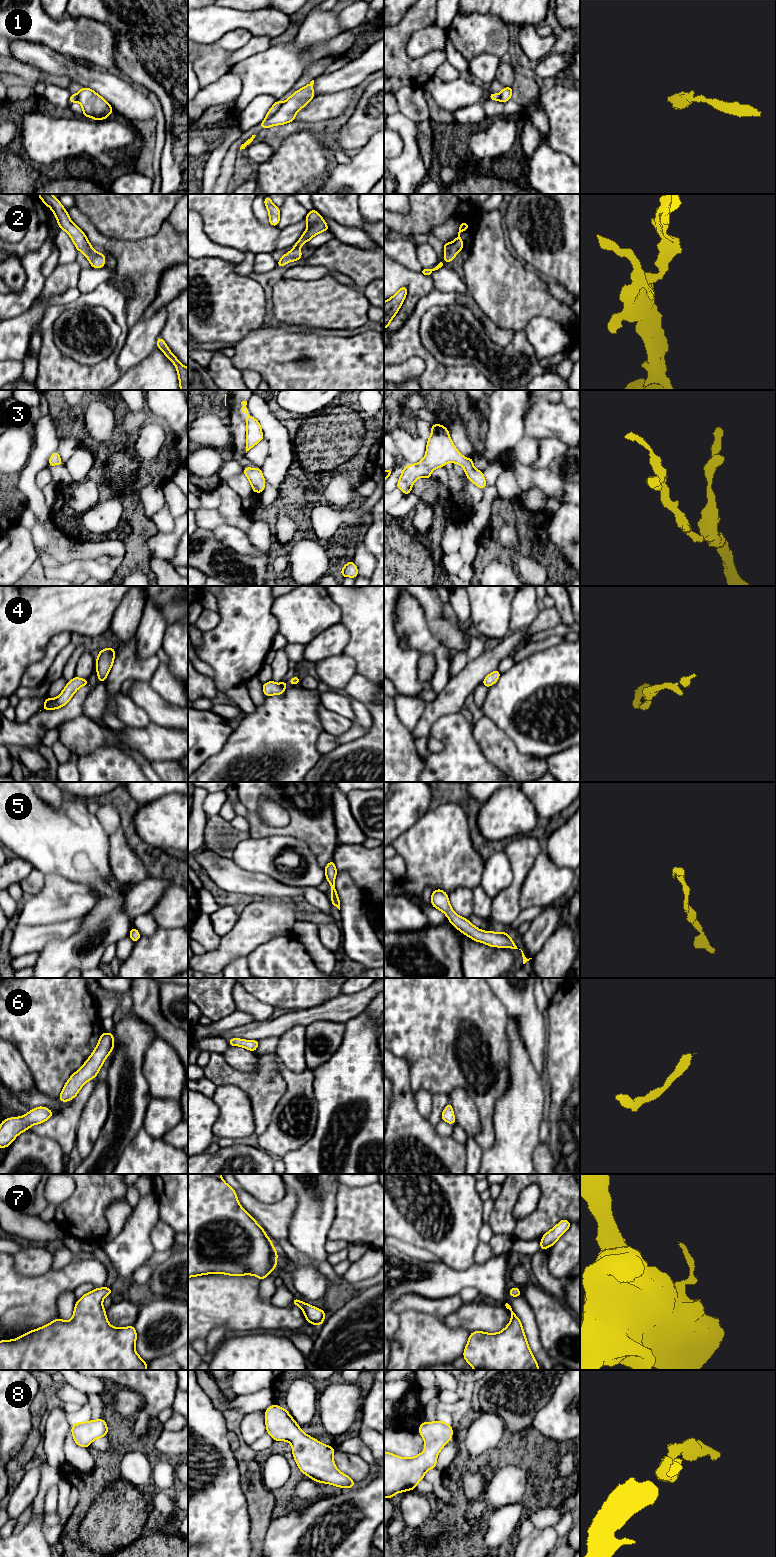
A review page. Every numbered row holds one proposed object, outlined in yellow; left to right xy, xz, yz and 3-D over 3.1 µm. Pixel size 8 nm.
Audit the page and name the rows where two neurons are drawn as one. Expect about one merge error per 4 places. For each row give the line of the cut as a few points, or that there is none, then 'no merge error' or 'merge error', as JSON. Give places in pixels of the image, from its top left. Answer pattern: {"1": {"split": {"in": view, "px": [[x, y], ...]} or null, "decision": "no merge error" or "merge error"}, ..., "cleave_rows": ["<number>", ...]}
{"1": {"split": {"in": "xz", "px": [[281, 105], [265, 119]]}, "decision": "merge error"}, "2": {"split": null, "decision": "no merge error"}, "3": {"split": null, "decision": "no merge error"}, "4": {"split": {"in": "xz", "px": [[279, 683], [284, 687]]}, "decision": "merge error"}, "5": {"split": null, "decision": "no merge error"}, "6": {"split": null, "decision": "no merge error"}, "7": {"split": null, "decision": "no merge error"}, "8": {"split": null, "decision": "no merge error"}, "cleave_rows": ["1", "4"]}

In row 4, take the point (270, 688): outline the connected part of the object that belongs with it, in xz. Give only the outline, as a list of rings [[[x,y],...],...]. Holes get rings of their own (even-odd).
[[[271,680],[263,684],[262,690],[265,696],[272,696],[272,695],[282,695],[285,692],[286,688]]]

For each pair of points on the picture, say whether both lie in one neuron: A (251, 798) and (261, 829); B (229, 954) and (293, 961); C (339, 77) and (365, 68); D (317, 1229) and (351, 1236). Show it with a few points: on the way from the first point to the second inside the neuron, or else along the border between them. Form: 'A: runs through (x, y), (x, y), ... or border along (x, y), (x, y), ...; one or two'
A: runs through (252, 806), (255, 821); one
B: border along (265, 942), (255, 947), (246, 956); two
C: runs through (345, 77), (350, 76), (359, 68); one
D: border along (335, 1209), (335, 1217), (327, 1238); two

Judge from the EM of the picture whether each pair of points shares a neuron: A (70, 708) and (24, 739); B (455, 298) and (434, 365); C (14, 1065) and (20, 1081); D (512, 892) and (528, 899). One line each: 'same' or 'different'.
A: same
B: same
C: same
D: different

